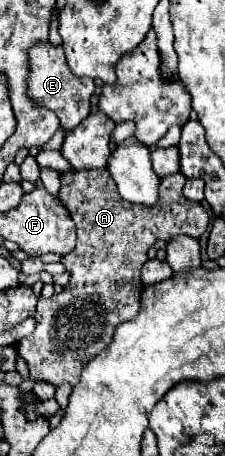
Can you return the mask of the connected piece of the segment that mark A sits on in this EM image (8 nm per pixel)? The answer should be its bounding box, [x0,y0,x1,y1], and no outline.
[17,168,209,386]

